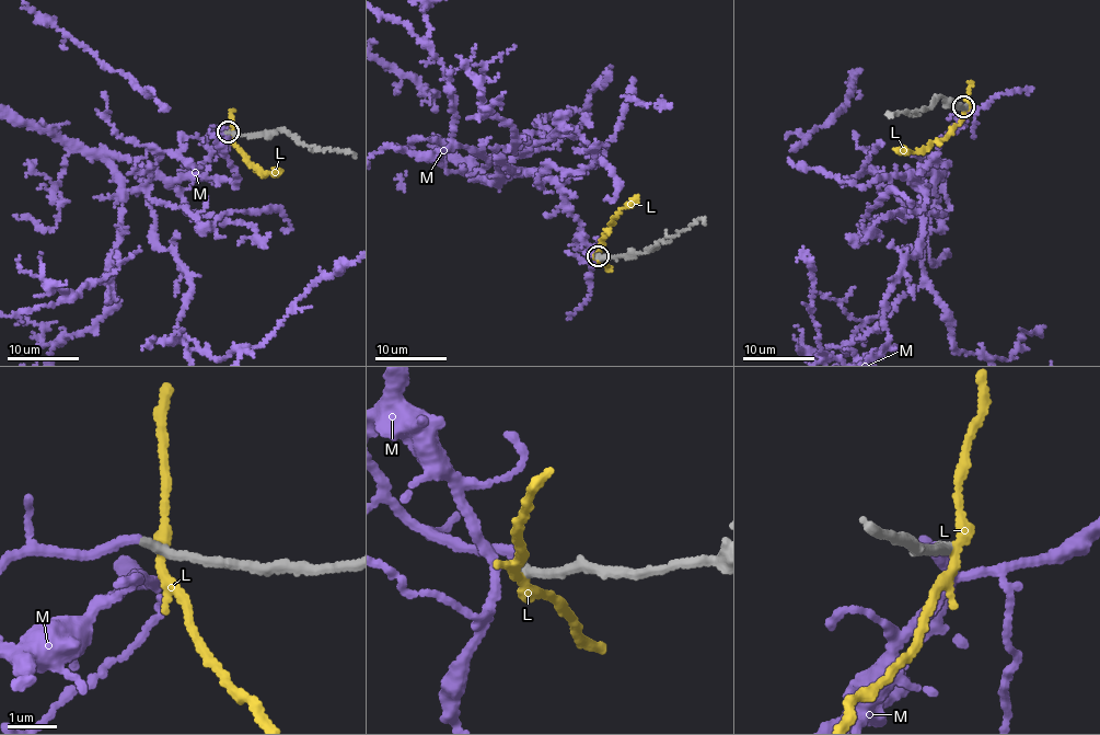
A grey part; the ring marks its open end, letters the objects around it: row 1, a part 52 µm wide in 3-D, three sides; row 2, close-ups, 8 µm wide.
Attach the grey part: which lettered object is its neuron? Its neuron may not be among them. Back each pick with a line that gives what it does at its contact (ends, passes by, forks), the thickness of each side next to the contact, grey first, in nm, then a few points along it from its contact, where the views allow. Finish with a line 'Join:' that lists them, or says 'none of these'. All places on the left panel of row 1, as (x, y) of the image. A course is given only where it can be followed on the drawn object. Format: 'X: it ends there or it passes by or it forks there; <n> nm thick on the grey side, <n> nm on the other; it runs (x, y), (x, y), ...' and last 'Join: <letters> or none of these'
M: it passes by; 180 nm thick on the grey side, 120 nm on the other
Join: M

